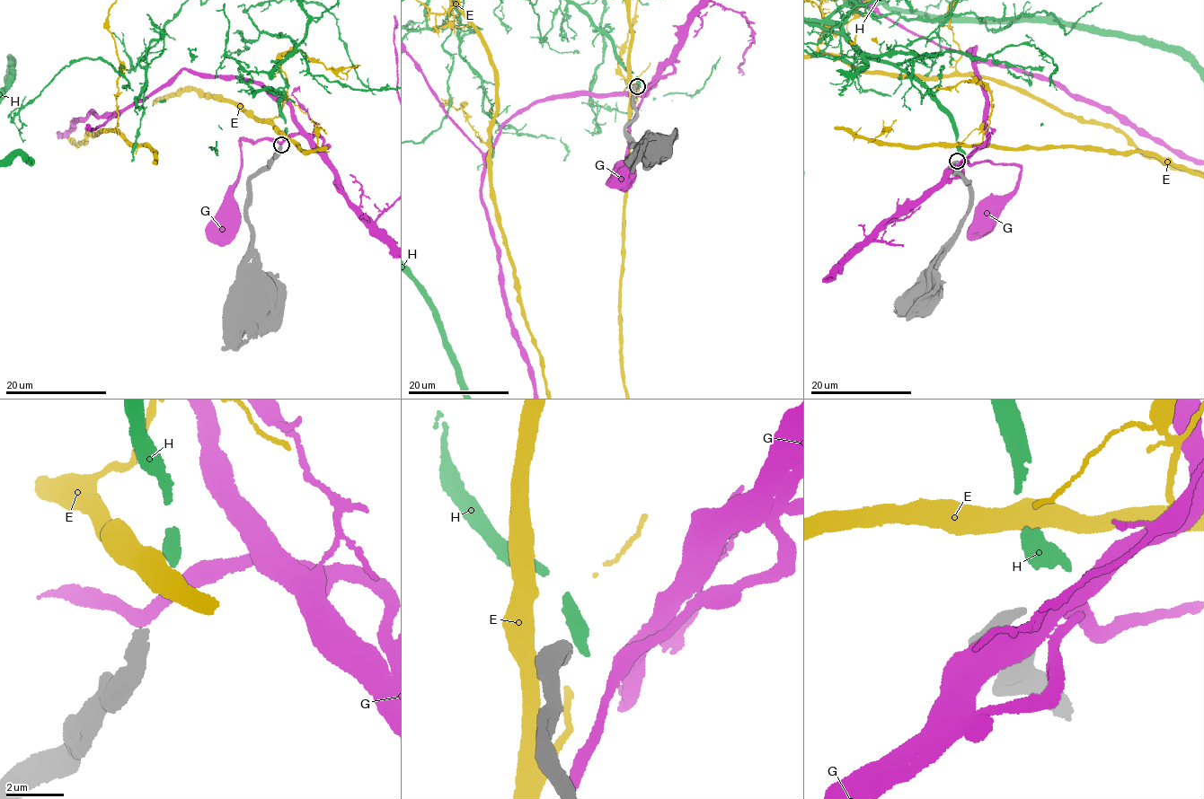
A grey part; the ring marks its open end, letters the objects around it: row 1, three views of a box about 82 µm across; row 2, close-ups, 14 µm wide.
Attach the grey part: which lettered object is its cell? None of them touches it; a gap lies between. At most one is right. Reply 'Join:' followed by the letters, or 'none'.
Join: H

